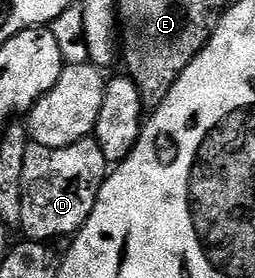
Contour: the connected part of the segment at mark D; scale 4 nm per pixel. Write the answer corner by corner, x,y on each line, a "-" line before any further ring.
94,137
82,138
77,144
69,144
69,148
45,148
34,144
28,145
25,152
25,172
21,172
23,195
21,196
21,220
18,229
23,230
22,237
32,242
51,242
66,239
78,234
79,229
89,220
93,212
93,204
97,204
97,196
103,187
103,181
109,173
109,163
105,160
105,152
97,145

